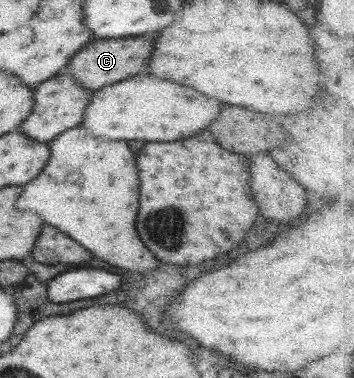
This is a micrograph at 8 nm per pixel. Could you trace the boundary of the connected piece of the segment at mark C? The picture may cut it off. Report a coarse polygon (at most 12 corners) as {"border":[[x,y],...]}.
{"border":[[155,37],[94,38],[63,68],[92,93],[149,65]]}

